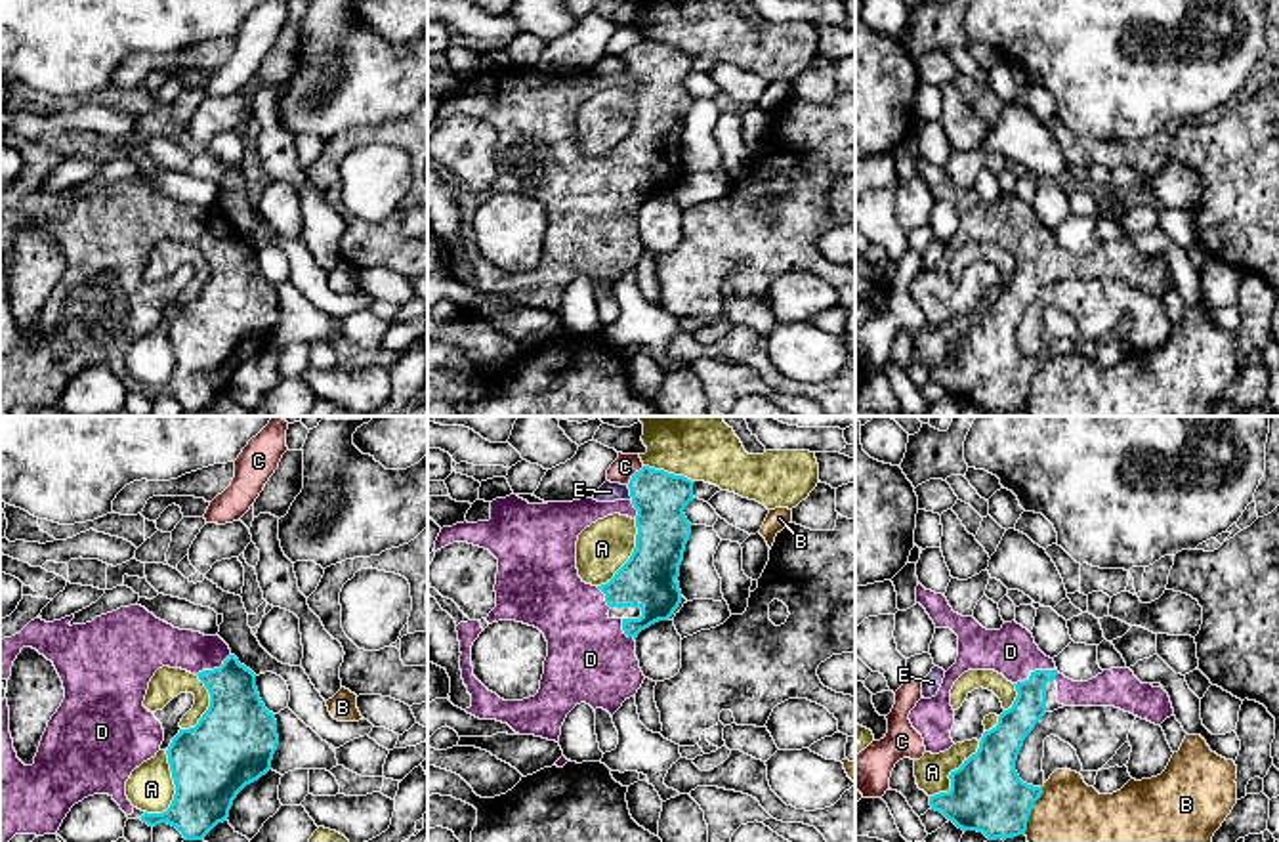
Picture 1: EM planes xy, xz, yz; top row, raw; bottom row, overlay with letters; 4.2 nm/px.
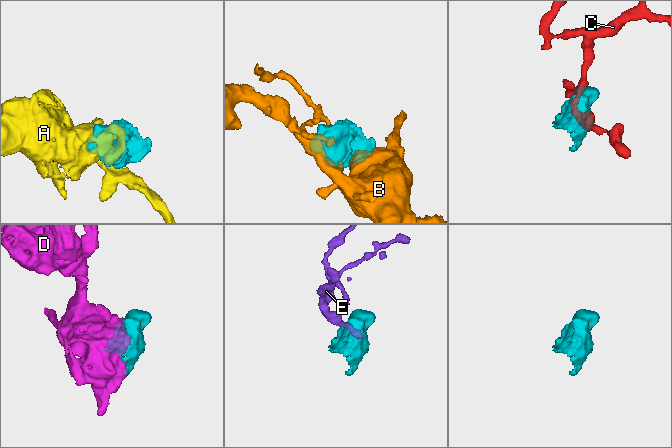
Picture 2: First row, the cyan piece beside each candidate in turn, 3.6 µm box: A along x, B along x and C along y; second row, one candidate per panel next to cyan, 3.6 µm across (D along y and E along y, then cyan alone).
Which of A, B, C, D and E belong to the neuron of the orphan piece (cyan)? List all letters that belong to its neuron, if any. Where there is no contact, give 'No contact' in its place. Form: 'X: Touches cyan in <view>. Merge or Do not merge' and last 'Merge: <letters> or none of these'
A: Touches cyan in xy. Do not merge
B: Touches cyan in yz. Do not merge
C: Touches cyan in xz. Do not merge
D: Touches cyan in yz. Merge
E: Touches cyan in xz. Do not merge
Merge: D

